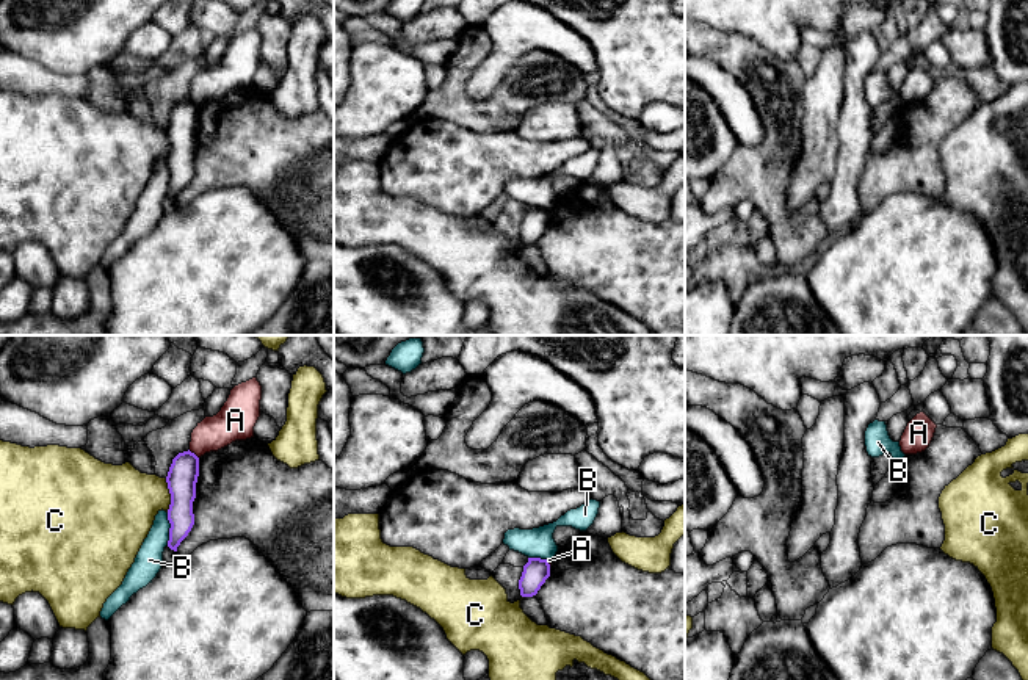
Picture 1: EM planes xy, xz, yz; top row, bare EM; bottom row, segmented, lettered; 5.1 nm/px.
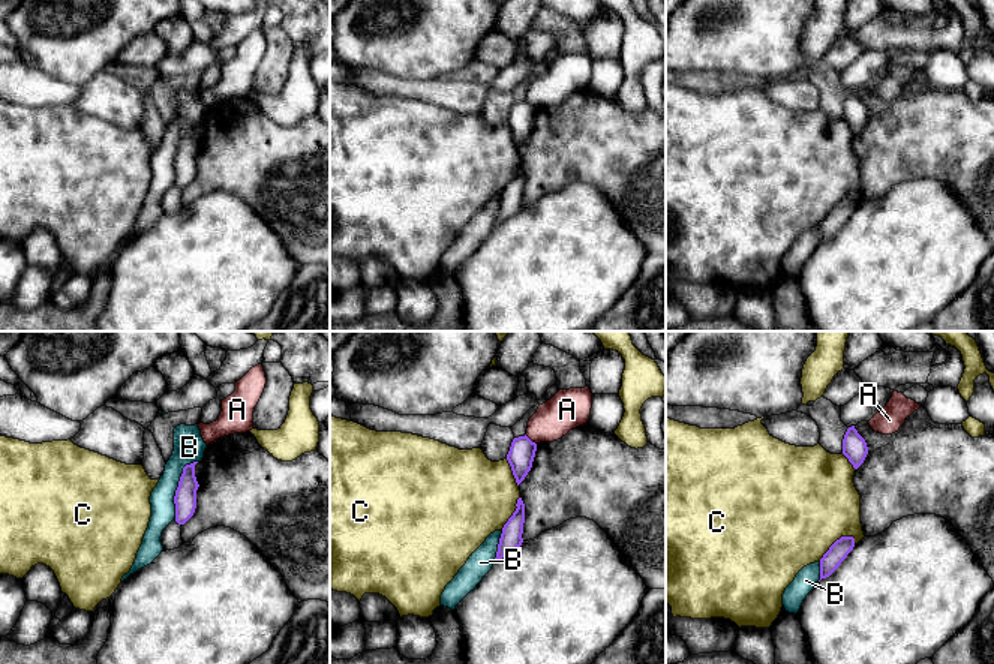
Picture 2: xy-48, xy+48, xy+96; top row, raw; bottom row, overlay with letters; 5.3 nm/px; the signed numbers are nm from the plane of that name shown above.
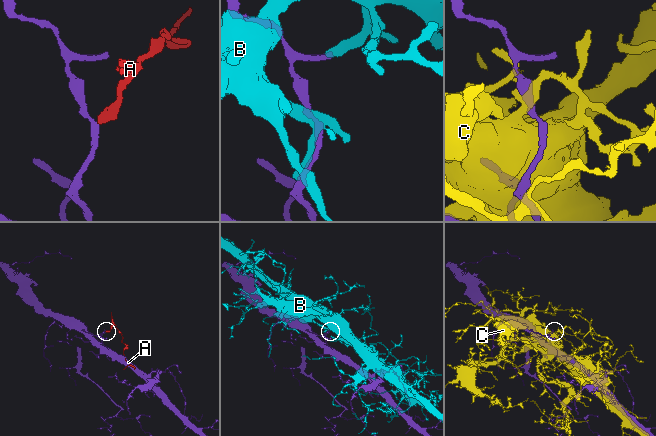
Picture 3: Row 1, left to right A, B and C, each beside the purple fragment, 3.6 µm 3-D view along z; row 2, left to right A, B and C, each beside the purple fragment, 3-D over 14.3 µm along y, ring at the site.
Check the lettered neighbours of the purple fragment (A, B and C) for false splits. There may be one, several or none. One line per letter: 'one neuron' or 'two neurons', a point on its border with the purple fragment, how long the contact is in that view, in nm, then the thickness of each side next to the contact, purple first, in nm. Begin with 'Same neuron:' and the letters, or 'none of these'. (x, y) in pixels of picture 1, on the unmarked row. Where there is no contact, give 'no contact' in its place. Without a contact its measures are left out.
Same neuron: none of these
A: two neurons; contact xy (193, 102); length 70 nm; calibres 160 and 180 nm
B: two neurons; contact xy (170, 177); length 170 nm; calibres 140 and 140 nm
C: two neurons; contact xy (171, 144); length 180 nm; calibres 160 and 360 nm

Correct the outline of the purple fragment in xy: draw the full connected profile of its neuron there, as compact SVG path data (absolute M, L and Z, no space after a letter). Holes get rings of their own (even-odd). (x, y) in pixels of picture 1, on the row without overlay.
M188 99L172 108L166 132L171 143L168 196L174 201L177 201L177 196L194 174L193 150L196 147L197 125L199 107L194 102Z

